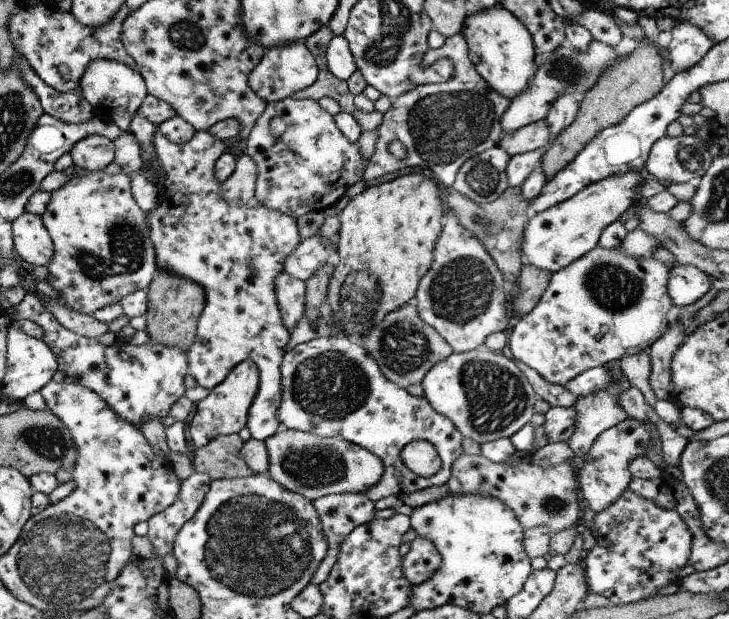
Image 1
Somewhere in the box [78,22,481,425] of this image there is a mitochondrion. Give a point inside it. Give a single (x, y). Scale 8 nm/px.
(403, 347)

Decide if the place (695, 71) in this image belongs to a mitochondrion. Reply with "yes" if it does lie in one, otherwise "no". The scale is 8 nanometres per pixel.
no

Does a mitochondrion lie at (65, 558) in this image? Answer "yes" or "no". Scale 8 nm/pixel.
yes

